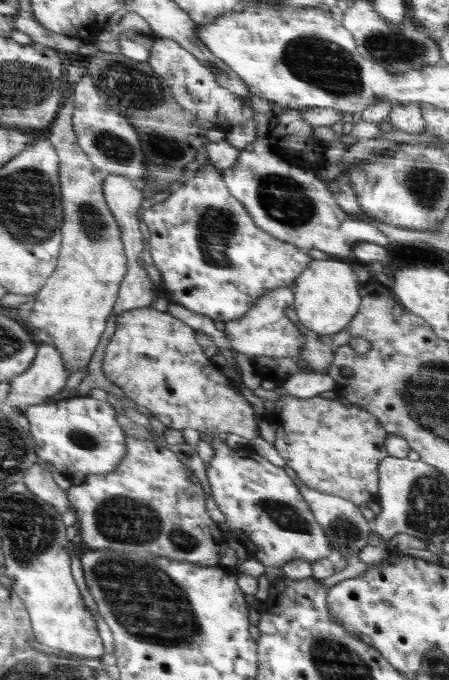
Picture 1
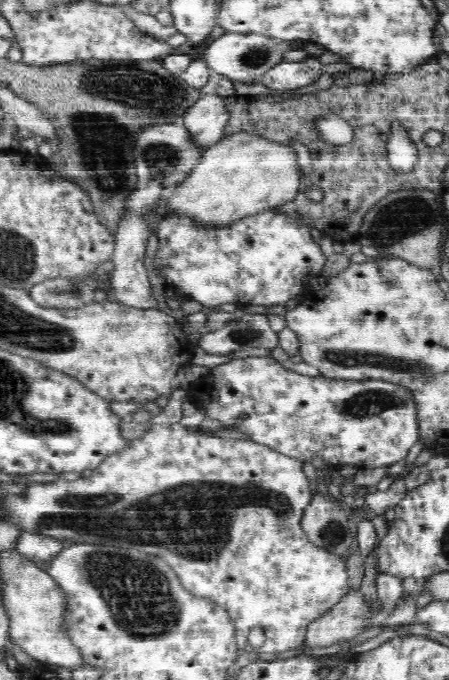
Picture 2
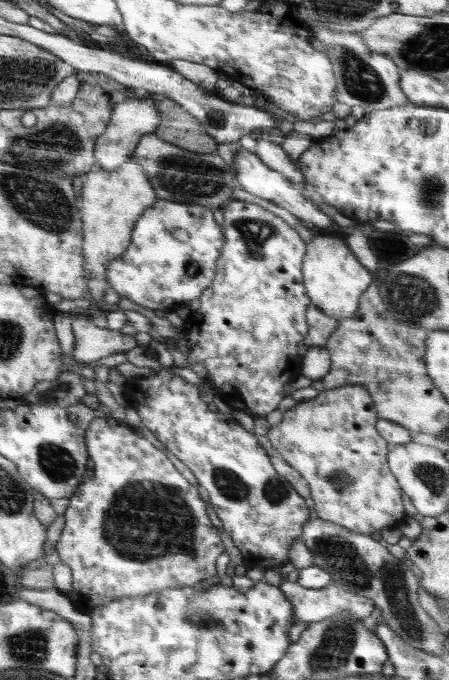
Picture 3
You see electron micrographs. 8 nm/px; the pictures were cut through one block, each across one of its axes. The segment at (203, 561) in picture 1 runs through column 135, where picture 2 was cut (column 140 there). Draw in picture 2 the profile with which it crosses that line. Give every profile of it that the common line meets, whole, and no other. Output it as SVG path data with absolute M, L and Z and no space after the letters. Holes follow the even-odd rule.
M179 423L176 424L156 424L156 426L151 426L151 428L139 439L132 439L128 446L124 448L124 450L120 452L114 452L114 454L110 454L110 456L106 457L106 460L103 460L94 470L90 477L80 477L76 480L65 480L58 479L56 482L52 482L50 484L39 484L30 482L29 486L25 489L25 492L17 495L8 494L6 501L2 503L2 509L4 509L4 513L6 513L6 517L8 517L8 521L10 523L18 523L18 527L22 529L22 532L30 532L40 534L46 537L52 537L55 539L64 539L68 538L68 540L72 540L73 543L86 543L86 544L95 544L95 545L110 545L112 547L118 548L132 548L136 549L140 552L146 552L146 554L152 554L154 556L160 557L162 560L165 560L172 568L177 577L181 580L181 583L184 585L186 590L189 590L192 594L199 597L206 597L212 599L217 605L226 608L229 617L231 618L233 625L235 626L235 638L237 642L238 648L244 650L246 653L250 653L251 651L255 654L263 653L263 652L284 652L285 650L294 649L305 642L305 636L307 634L307 629L309 628L309 624L313 623L314 620L320 618L320 616L324 615L325 612L328 612L335 604L340 602L340 599L349 591L348 584L348 573L346 563L341 555L330 554L324 548L318 548L314 546L309 541L307 534L303 531L301 527L301 520L305 511L305 508L310 504L311 499L313 498L313 494L310 488L310 482L306 474L304 473L304 468L302 467L303 462L292 458L290 456L286 456L281 452L274 450L273 448L266 447L266 445L261 445L260 443L256 443L252 441L252 439L244 440L244 439L234 439L234 438L222 438L222 436L210 436L210 434L205 434L204 432L198 430L194 432L194 430L187 430L184 426L181 426ZM260 627L262 631L264 631L264 635L266 635L266 640L263 642L263 645L259 647L252 647L250 643L247 642L247 635L250 630Z

